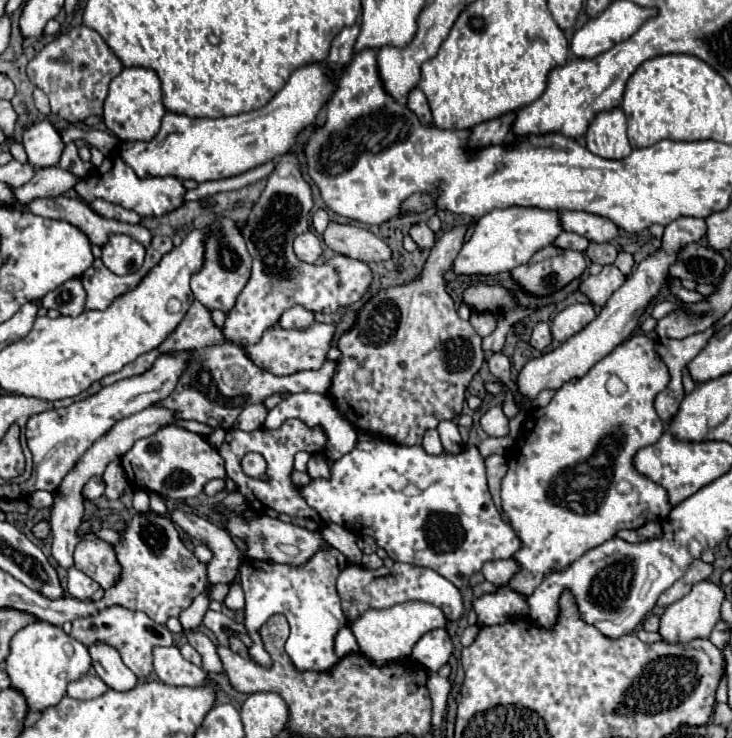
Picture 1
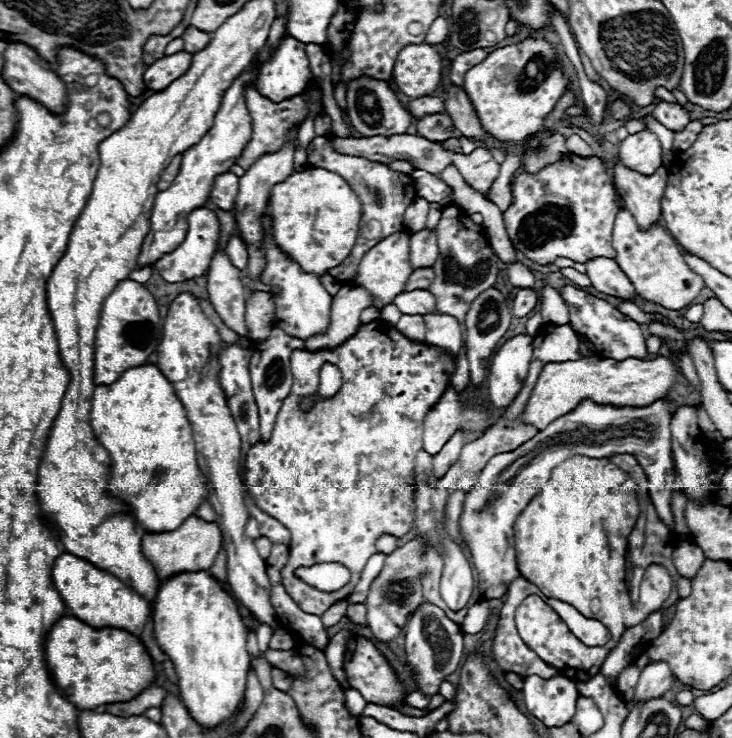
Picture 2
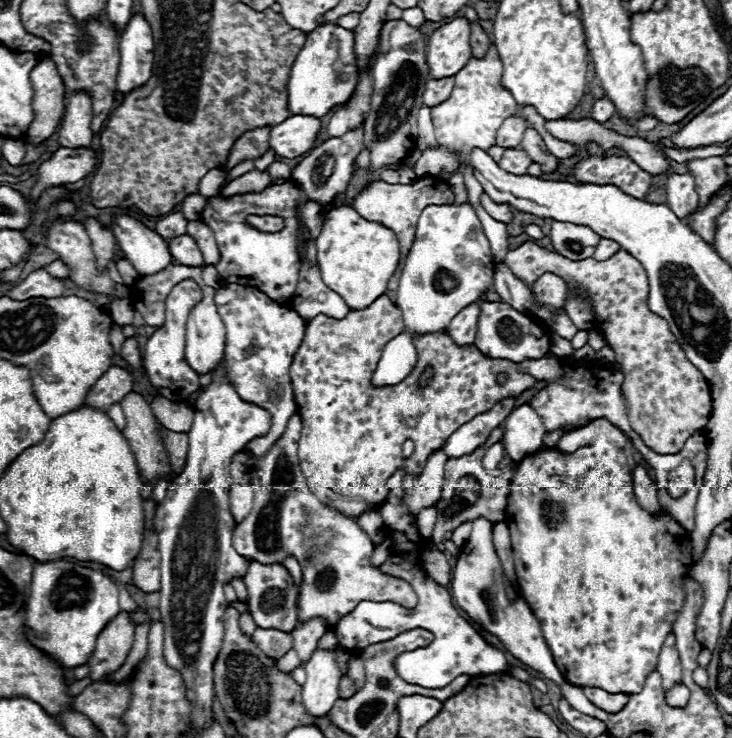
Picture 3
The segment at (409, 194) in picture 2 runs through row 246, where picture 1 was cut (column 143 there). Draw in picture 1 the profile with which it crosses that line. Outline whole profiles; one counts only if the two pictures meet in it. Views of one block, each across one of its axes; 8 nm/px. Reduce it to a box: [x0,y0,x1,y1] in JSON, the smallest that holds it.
[100,300,336,428]

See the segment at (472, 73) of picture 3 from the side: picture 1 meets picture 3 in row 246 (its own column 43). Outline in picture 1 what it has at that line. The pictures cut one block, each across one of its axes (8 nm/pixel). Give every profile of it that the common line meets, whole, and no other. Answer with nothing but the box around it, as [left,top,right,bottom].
[28,490,54,508]

